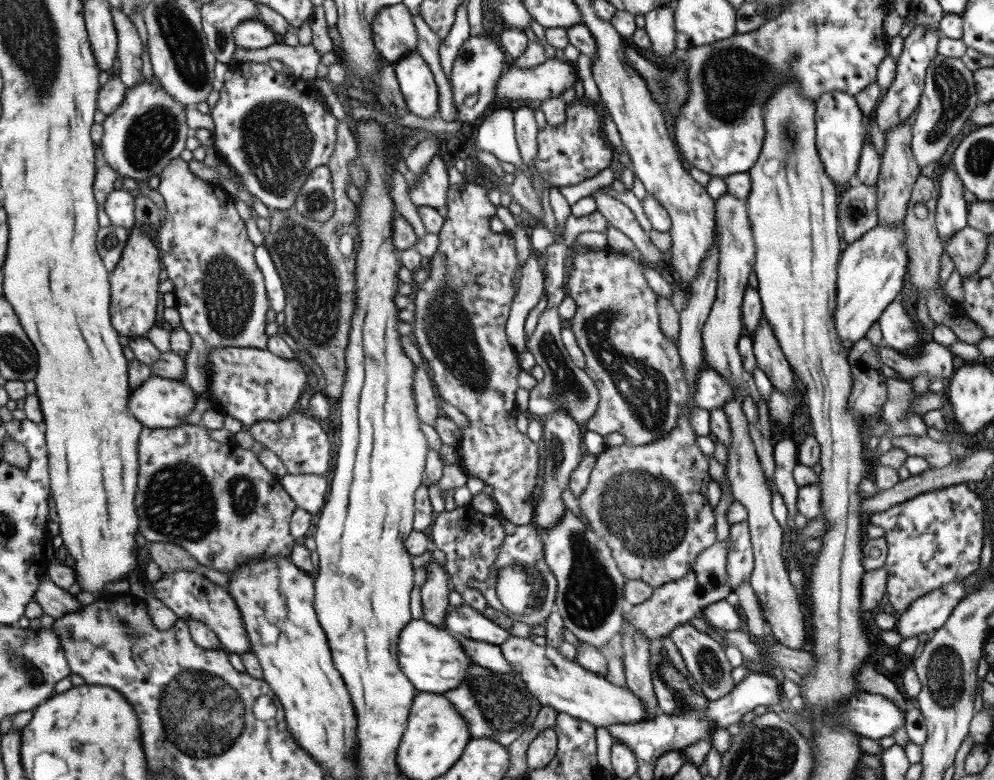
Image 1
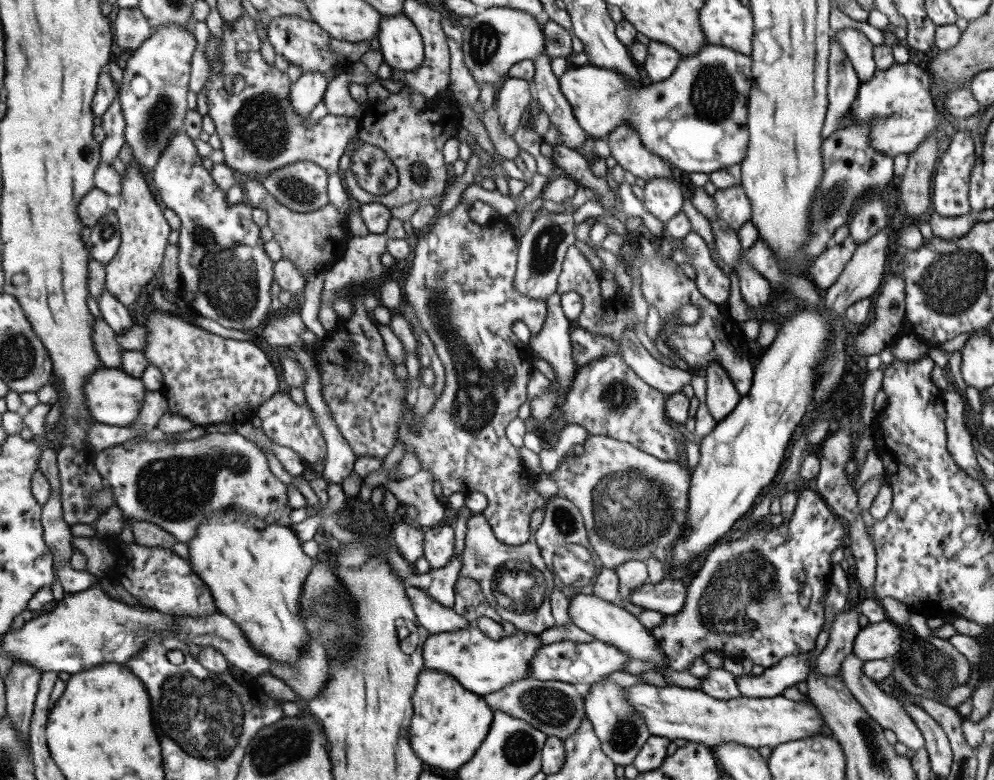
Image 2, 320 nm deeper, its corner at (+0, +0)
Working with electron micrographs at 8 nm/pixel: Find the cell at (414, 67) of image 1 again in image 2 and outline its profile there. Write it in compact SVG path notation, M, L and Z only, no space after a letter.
M404 13L385 15L378 34L383 60L393 69L411 72L423 62L423 37L414 20Z

